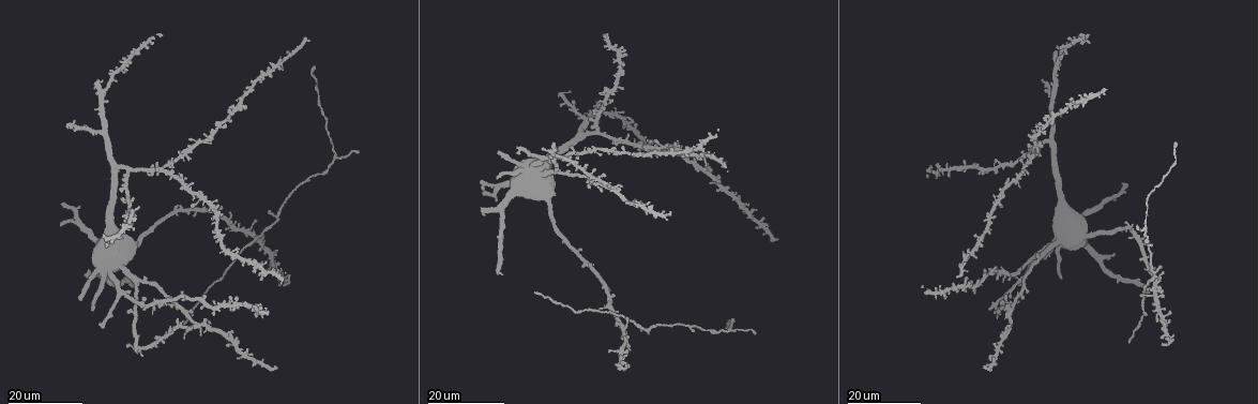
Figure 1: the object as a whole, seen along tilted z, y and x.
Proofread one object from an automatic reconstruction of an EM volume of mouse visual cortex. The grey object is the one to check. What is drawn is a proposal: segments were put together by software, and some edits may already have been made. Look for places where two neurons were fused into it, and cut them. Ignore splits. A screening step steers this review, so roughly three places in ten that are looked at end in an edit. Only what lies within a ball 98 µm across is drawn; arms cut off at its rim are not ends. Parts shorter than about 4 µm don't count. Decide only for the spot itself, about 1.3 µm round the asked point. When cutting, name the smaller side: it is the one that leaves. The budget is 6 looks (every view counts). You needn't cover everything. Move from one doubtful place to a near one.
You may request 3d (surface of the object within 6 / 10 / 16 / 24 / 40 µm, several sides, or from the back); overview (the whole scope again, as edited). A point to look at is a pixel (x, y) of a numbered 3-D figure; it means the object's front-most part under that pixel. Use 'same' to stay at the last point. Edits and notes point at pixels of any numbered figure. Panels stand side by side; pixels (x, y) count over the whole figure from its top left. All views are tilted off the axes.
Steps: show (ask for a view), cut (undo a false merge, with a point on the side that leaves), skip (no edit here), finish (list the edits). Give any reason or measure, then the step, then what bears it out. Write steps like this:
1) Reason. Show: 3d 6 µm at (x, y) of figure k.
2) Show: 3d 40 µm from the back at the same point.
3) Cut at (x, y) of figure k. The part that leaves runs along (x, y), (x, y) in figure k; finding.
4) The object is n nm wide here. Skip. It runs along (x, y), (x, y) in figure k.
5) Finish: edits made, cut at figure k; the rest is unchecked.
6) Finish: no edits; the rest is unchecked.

A fork. Show: 3d 16 µm at (336, 159) of figure 1.

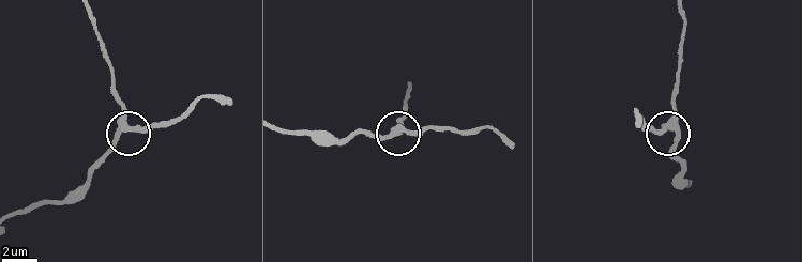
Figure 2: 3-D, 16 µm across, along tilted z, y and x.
Closer look. Show: 3d 6 µm at (664, 124) of figure 2.

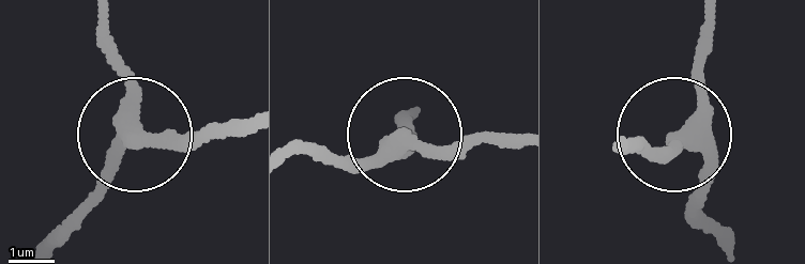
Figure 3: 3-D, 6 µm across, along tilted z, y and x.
The side arm is 8 µm long. Skip. It runs along (41, 248), (125, 139), (244, 137) in figure 3; one neuron here.

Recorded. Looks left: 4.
Arms part here. Show: 3d 24 µm at (249, 244) of figure 1.

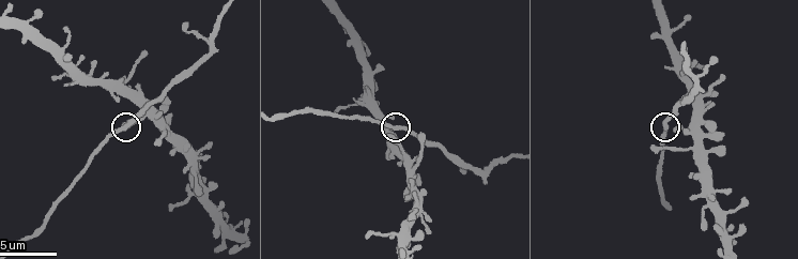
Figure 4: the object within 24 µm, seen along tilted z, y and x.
Zoom in. Show: 3d 6 µm at (395, 127) of figure 4.

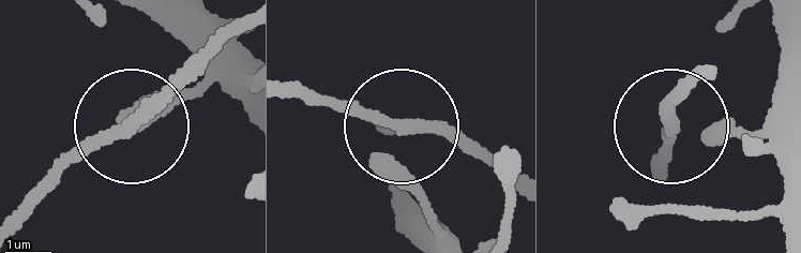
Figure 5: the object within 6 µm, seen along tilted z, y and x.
Show: 3d 6 µm from the back at (671, 124) of figure 5.

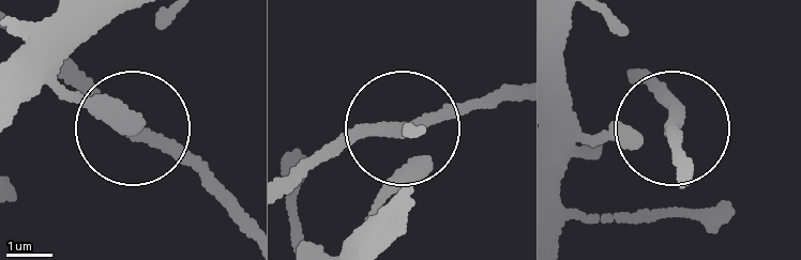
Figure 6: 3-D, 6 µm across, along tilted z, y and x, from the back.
The object is 210 nm wide here. Skip. It runs along (120, 11), (73, 57), (71, 94), (163, 141), (230, 199) in figure 6; all the same neuron.

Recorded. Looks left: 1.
Finish: no edits; the rest is unchecked.

